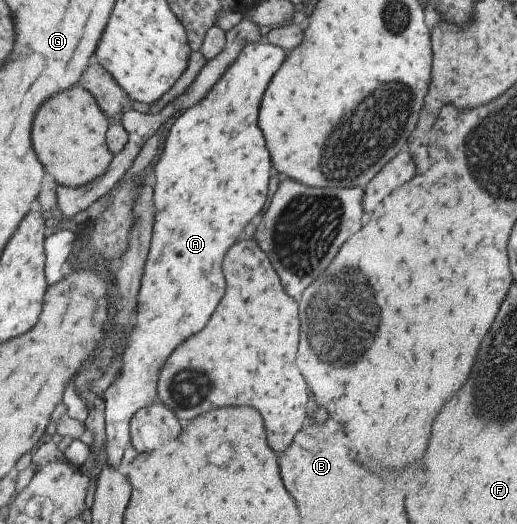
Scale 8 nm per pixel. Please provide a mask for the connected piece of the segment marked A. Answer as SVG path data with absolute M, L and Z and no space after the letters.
M266 38L263 42L248 44L211 92L197 106L180 115L168 130L163 152L157 160L159 164L155 164L154 168L154 234L144 268L143 288L138 294L136 321L127 338L129 346L123 356L121 378L102 395L106 406L106 464L113 468L121 464L125 450L132 444L133 417L159 400L160 376L169 357L209 324L223 300L227 289L223 260L227 252L241 238L249 222L261 214L269 202L273 164L259 126L259 108L273 76L279 72L289 52L291 50L281 45L275 46Z

